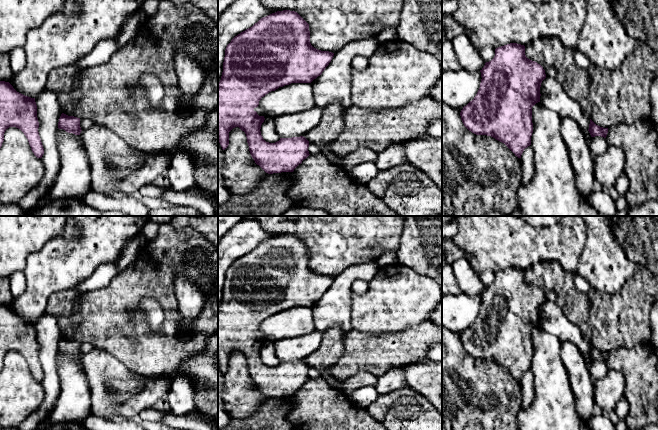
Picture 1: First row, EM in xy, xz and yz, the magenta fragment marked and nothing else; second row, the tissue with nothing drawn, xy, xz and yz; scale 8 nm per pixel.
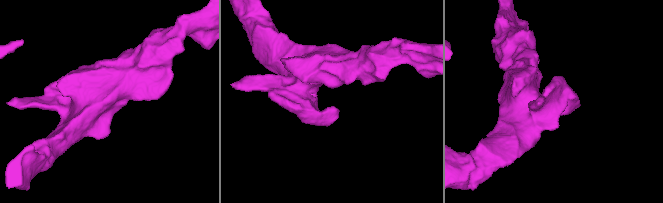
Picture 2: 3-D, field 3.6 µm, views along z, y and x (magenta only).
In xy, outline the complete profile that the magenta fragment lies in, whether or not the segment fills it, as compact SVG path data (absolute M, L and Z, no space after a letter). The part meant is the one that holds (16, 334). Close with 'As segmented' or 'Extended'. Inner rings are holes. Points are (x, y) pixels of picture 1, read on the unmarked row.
M0 305L0 372L4 365L4 357L9 351L20 353L28 363L34 379L37 382L42 382L44 372L38 356L39 346L35 322L17 316L9 306Z. As segmented

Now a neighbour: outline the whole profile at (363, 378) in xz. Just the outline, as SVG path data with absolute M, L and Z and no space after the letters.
M360 371L357 374L345 380L344 388L348 391L353 391L359 387L367 385L375 387L377 381L378 381L377 376L367 371Z

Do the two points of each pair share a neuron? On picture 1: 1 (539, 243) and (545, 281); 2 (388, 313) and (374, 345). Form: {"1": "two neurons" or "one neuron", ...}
{"1": "two neurons", "2": "two neurons"}

